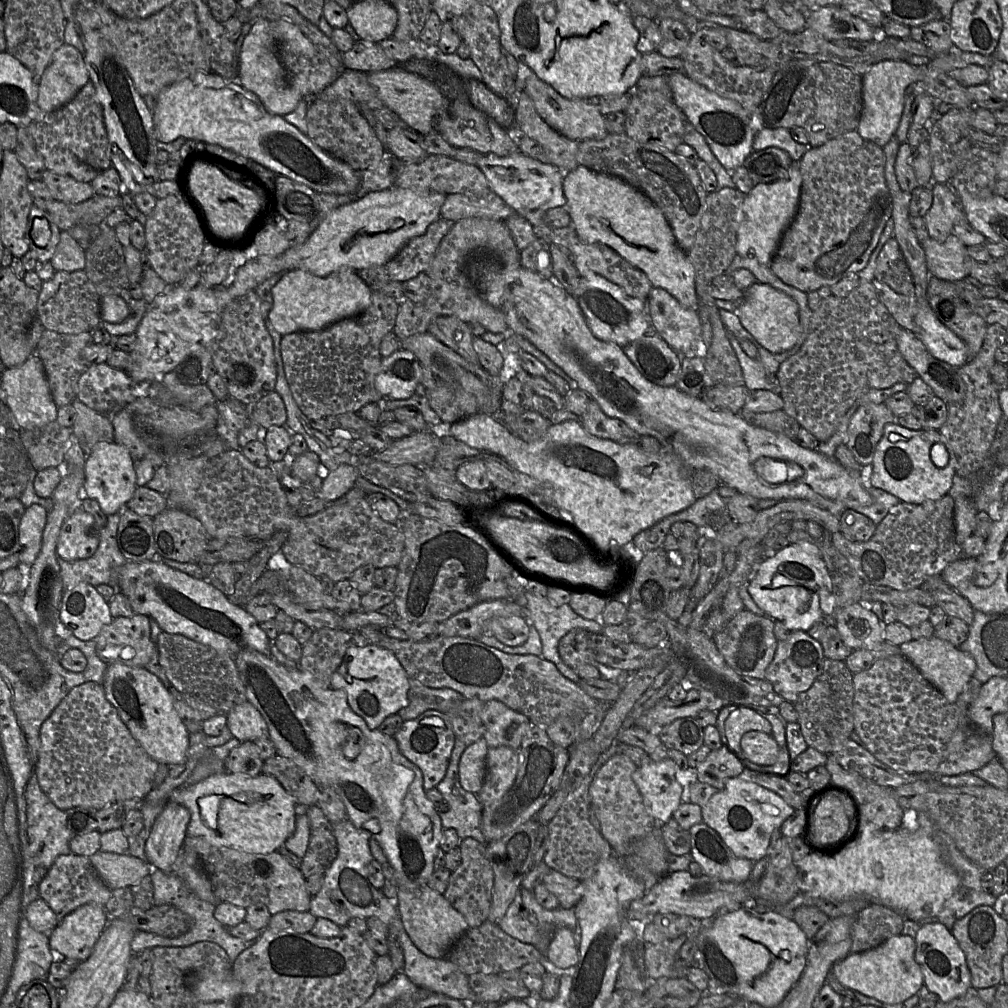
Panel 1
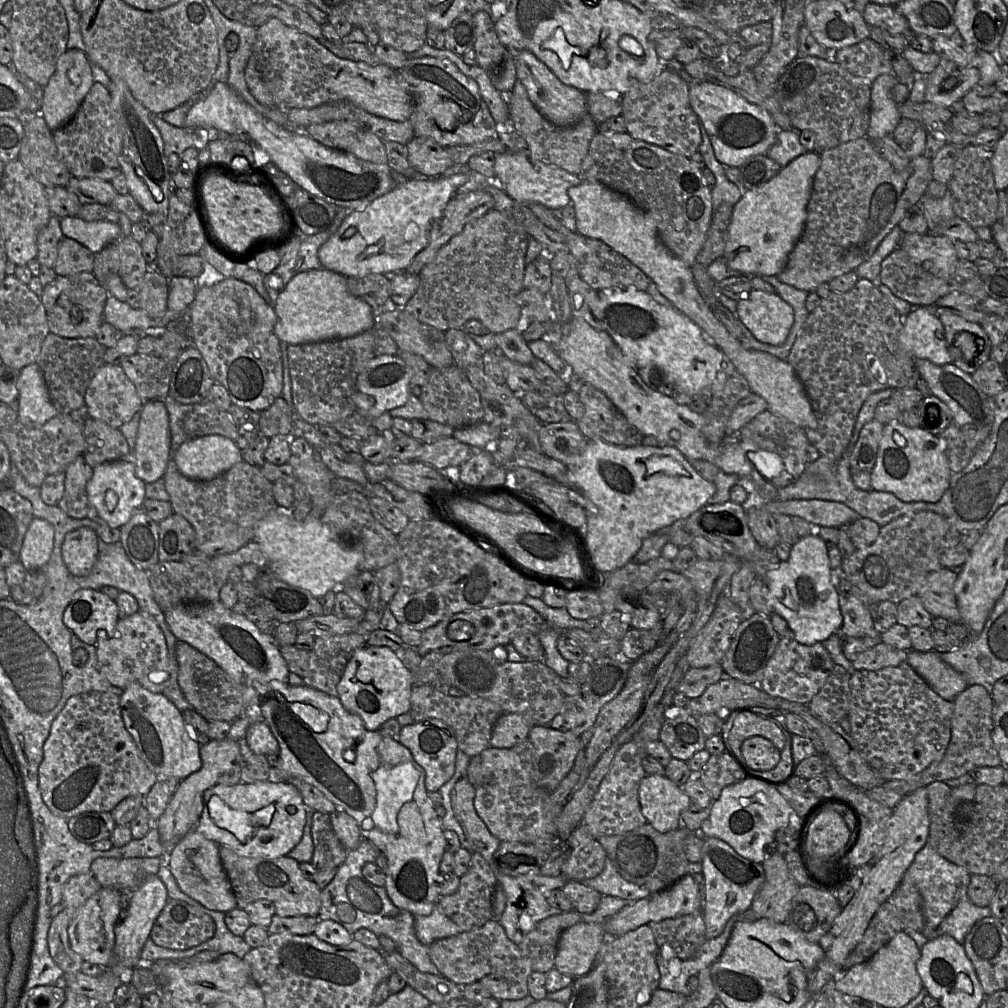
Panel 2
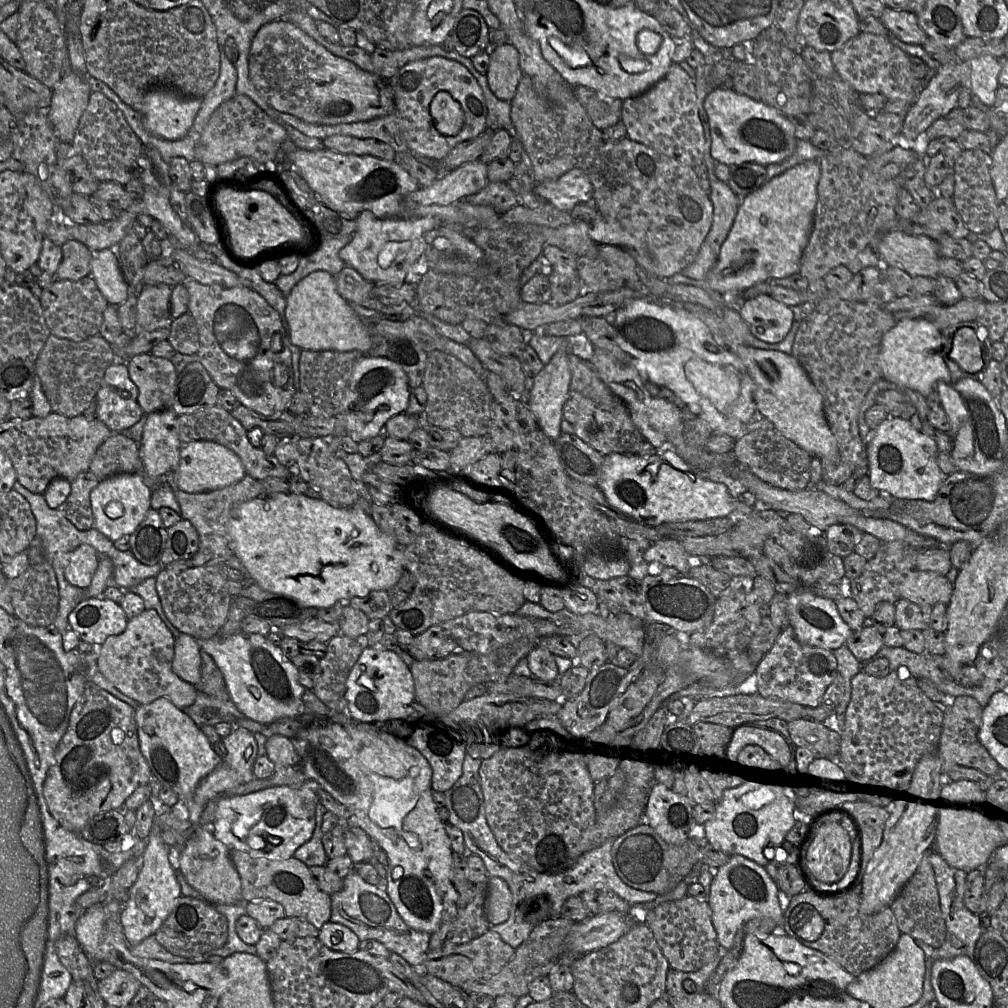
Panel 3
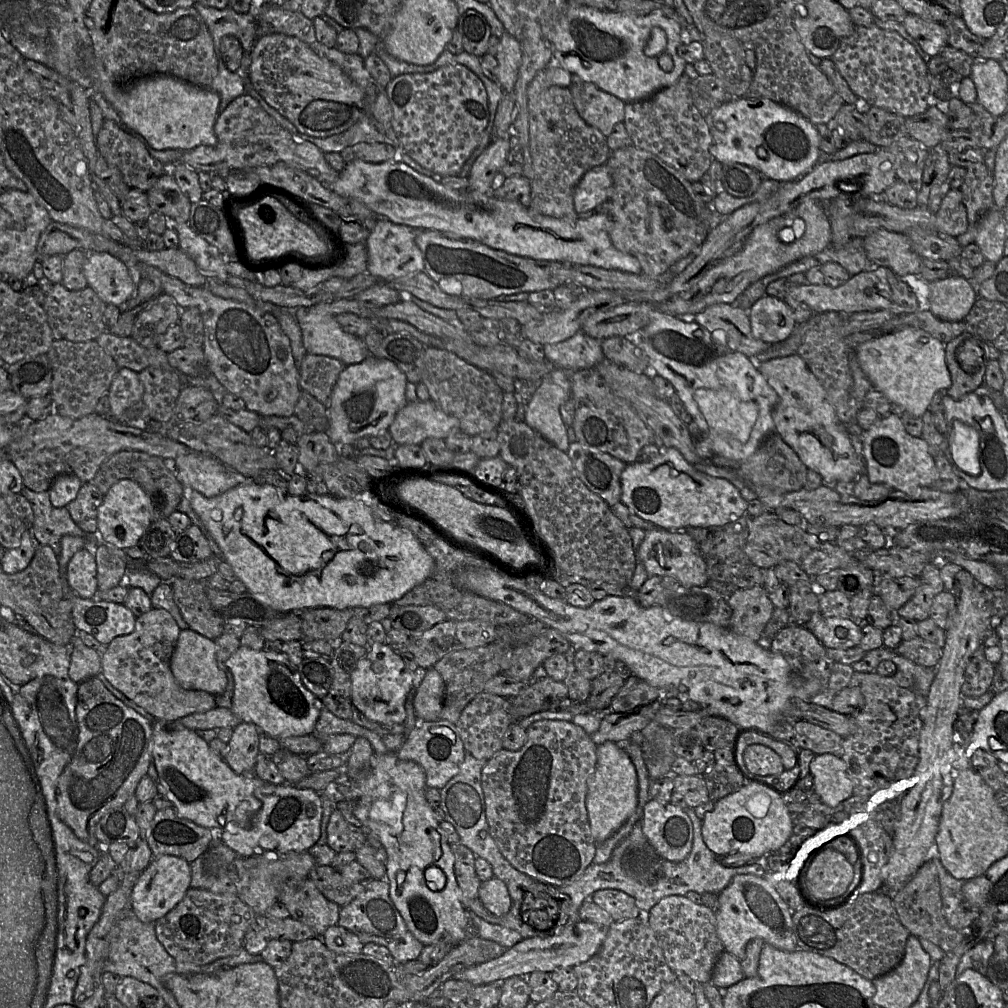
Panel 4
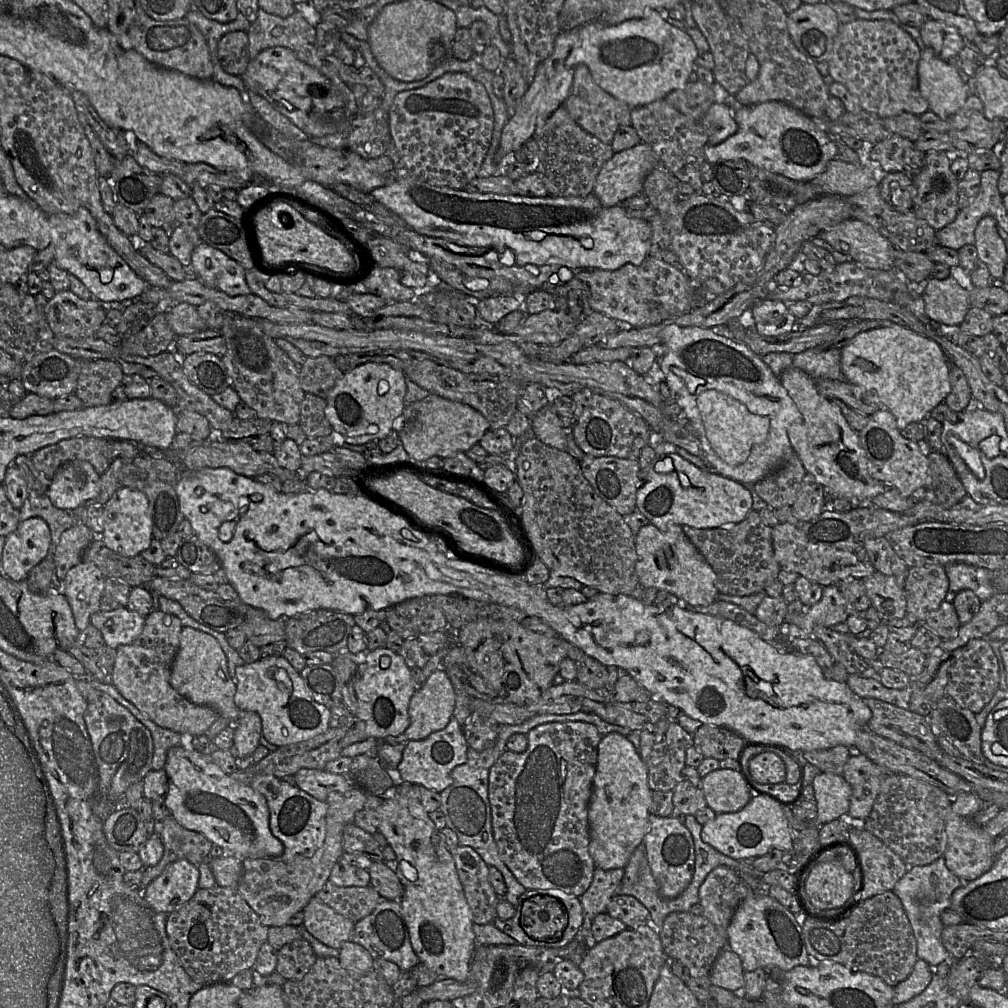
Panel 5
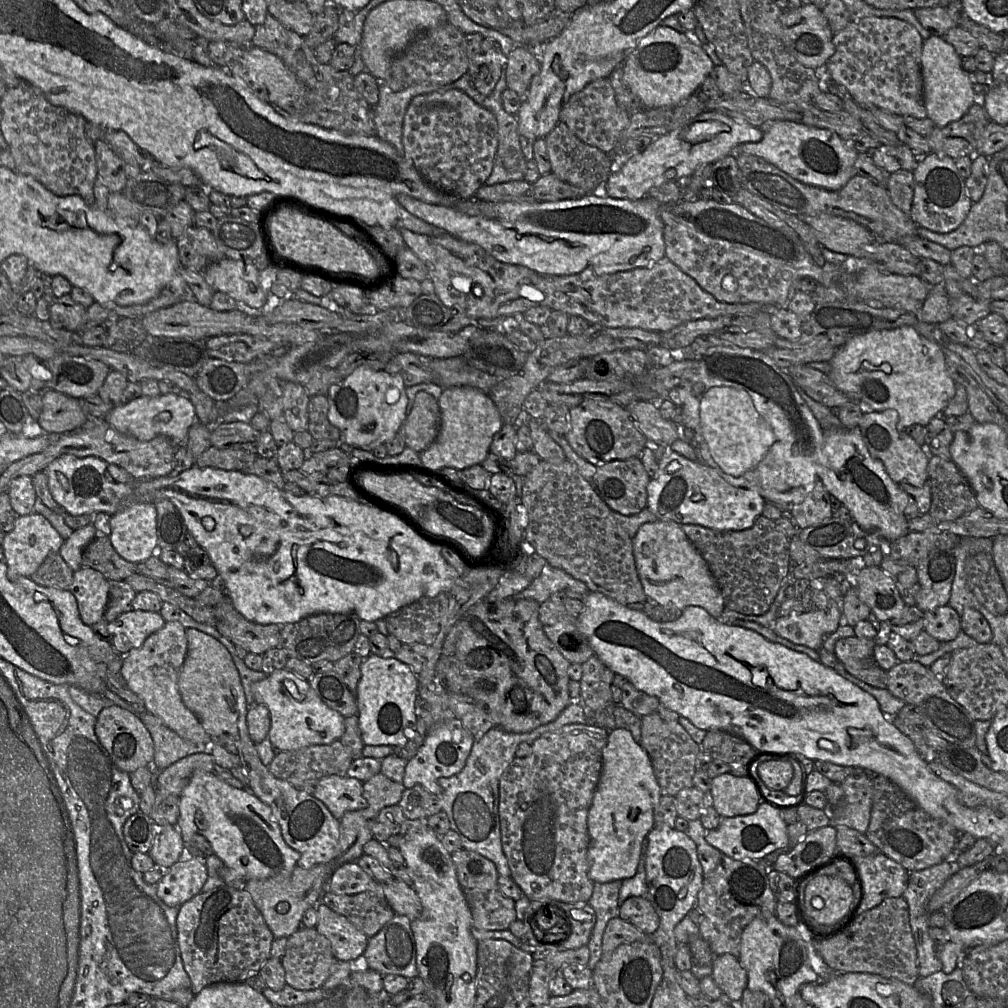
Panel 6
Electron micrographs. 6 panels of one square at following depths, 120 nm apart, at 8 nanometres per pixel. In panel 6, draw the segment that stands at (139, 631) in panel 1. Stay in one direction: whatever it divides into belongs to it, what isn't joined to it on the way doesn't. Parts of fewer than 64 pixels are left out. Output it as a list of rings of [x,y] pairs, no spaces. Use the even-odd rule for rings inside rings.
[[[166,622],[160,630],[151,634],[140,647],[130,650],[123,656],[121,672],[129,688],[144,702],[147,712],[161,719],[165,726],[181,738],[192,742],[210,744],[211,737],[206,733],[196,715],[184,705],[178,688],[180,670],[187,655],[185,629],[179,622]]]

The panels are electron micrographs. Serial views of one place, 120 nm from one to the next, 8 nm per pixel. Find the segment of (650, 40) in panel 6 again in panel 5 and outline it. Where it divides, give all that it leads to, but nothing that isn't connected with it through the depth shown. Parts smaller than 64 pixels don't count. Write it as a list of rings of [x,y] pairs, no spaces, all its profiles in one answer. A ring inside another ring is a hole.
[[[648,11],[641,19],[609,25],[596,20],[580,27],[580,39],[567,57],[567,68],[586,65],[593,80],[603,90],[628,105],[631,109],[665,99],[674,90],[683,88],[695,69],[699,51],[692,38],[666,20],[663,11]]]

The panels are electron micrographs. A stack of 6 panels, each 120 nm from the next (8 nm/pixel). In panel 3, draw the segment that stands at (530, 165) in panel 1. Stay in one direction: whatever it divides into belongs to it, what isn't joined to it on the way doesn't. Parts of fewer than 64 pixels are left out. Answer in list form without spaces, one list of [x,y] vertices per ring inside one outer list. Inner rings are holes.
[[[572,169],[556,180],[536,183],[534,192],[544,201],[566,212],[580,203],[593,200],[593,186],[588,173]]]

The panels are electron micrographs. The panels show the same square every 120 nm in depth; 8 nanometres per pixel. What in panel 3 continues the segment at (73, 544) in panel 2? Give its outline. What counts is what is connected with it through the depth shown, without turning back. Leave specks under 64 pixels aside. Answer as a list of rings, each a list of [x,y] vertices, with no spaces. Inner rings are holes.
[[[82,544],[67,554],[65,577],[70,584],[87,589],[96,573],[100,555],[88,544]]]

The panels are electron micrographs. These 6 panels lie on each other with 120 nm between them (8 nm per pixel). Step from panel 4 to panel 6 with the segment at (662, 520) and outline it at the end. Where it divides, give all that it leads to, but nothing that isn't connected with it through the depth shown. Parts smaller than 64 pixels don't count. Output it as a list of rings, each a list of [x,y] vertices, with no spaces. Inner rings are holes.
[[[672,452],[658,462],[658,469],[651,477],[647,487],[649,508],[658,520],[672,520],[679,524],[695,524],[713,530],[741,531],[751,528],[756,519],[762,515],[767,503],[758,486],[736,486],[725,480],[713,468],[691,461]]]

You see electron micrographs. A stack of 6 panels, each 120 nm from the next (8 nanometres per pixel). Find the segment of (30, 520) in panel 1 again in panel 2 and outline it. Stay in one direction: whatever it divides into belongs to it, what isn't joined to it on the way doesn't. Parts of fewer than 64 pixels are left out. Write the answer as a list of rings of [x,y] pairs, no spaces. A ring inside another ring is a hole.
[[[33,518],[24,537],[19,561],[26,571],[44,569],[49,561],[54,540],[54,529],[50,522]]]

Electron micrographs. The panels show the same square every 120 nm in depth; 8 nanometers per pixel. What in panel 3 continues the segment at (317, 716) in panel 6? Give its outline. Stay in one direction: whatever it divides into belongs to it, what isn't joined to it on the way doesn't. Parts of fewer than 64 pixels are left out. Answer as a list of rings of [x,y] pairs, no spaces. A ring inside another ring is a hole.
[[[243,631],[199,642],[201,650],[209,654],[220,669],[231,700],[246,718],[268,725],[281,719],[302,716],[302,696],[306,688],[299,683],[296,668],[279,646],[260,634]]]

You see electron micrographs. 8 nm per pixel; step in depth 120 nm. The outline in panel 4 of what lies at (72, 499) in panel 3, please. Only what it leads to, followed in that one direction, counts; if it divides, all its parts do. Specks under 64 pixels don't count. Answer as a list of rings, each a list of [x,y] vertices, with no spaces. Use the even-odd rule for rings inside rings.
[[[85,482],[67,509],[77,526],[89,536],[98,536],[97,512],[104,496],[91,482]]]

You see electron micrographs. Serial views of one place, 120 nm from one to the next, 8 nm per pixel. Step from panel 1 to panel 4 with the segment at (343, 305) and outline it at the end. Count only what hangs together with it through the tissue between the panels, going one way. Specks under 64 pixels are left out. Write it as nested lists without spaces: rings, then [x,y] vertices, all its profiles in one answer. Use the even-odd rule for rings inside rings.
[[[327,303],[292,310],[301,329],[303,345],[307,353],[336,358],[345,365],[357,364],[369,356],[364,340],[342,329],[335,316],[327,313]]]

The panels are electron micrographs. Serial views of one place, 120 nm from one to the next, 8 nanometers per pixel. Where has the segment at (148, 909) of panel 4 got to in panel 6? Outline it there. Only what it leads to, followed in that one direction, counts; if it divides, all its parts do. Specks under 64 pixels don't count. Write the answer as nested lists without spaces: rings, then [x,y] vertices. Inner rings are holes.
[[[183,856],[157,883],[157,895],[166,905],[180,907],[202,892],[207,877],[207,865],[203,859]]]

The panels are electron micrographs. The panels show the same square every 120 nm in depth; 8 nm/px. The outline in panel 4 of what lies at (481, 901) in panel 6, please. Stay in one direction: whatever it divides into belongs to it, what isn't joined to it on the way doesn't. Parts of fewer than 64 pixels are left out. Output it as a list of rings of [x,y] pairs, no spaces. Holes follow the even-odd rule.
[[[451,844],[455,856],[455,874],[462,891],[462,902],[466,909],[479,898],[482,882],[475,869],[476,855],[463,844]]]

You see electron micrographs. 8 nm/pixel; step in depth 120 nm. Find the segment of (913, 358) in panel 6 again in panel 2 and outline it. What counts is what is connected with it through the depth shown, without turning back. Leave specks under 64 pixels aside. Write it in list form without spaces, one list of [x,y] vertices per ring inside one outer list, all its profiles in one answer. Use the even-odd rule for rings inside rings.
[[[914,306],[903,319],[899,343],[914,359],[927,359],[937,365],[953,362],[944,327],[932,307]]]

